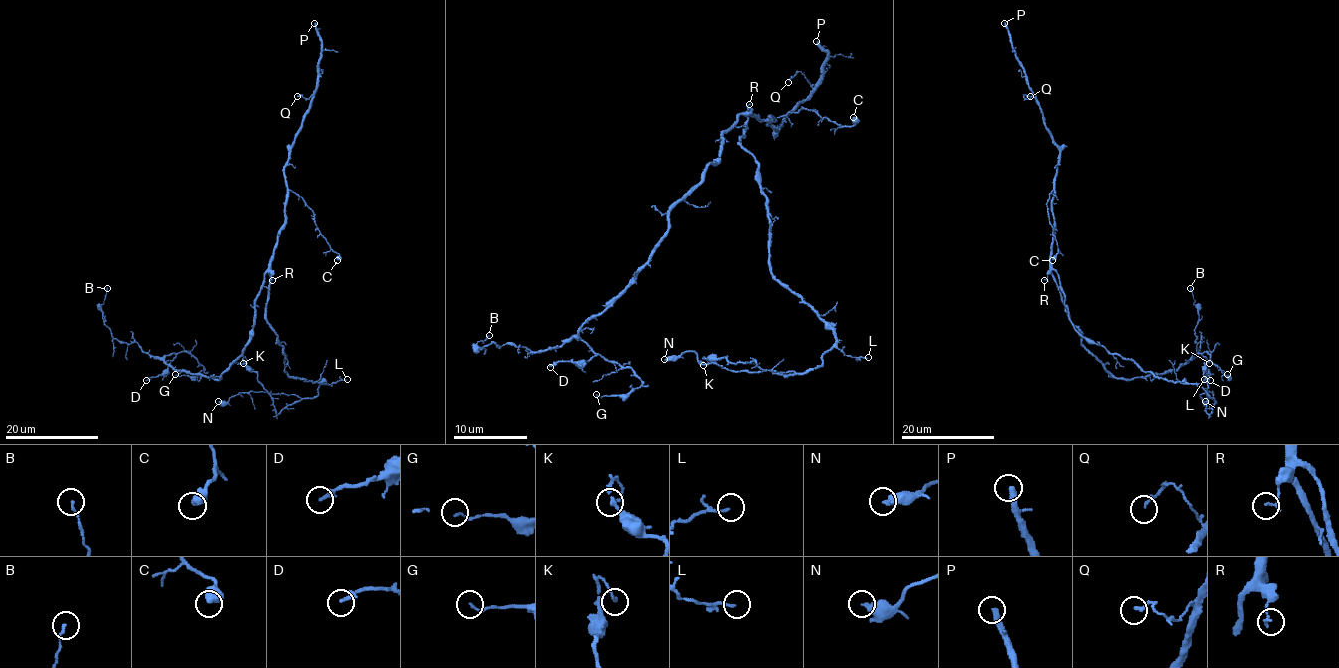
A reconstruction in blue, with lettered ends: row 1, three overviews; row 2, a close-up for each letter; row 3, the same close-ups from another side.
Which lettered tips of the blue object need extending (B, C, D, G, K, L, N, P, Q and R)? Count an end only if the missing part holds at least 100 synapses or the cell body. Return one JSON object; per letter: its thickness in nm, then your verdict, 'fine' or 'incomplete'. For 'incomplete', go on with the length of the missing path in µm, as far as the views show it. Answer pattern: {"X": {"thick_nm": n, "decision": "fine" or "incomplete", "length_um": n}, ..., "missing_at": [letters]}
{"B": {"thick_nm": 120, "decision": "fine"}, "C": {"thick_nm": 550, "decision": "fine"}, "D": {"thick_nm": 220, "decision": "fine"}, "G": {"thick_nm": 120, "decision": "fine"}, "K": {"thick_nm": 130, "decision": "fine"}, "L": {"thick_nm": 140, "decision": "fine"}, "N": {"thick_nm": 440, "decision": "fine"}, "P": {"thick_nm": 320, "decision": "incomplete", "length_um": 45}, "Q": {"thick_nm": 190, "decision": "fine"}, "R": {"thick_nm": 160, "decision": "fine"}, "missing_at": ["P"]}

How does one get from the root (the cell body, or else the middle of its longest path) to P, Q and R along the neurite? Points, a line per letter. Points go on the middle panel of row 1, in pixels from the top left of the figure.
P: (742, 130), (748, 115), (770, 117), (775, 128), (816, 87), (827, 60), (816, 41)
Q: (742, 130), (748, 115), (768, 121), (770, 117), (770, 124), (775, 128), (812, 89), (799, 71), (788, 82)
R: (742, 130), (737, 119), (749, 104)

